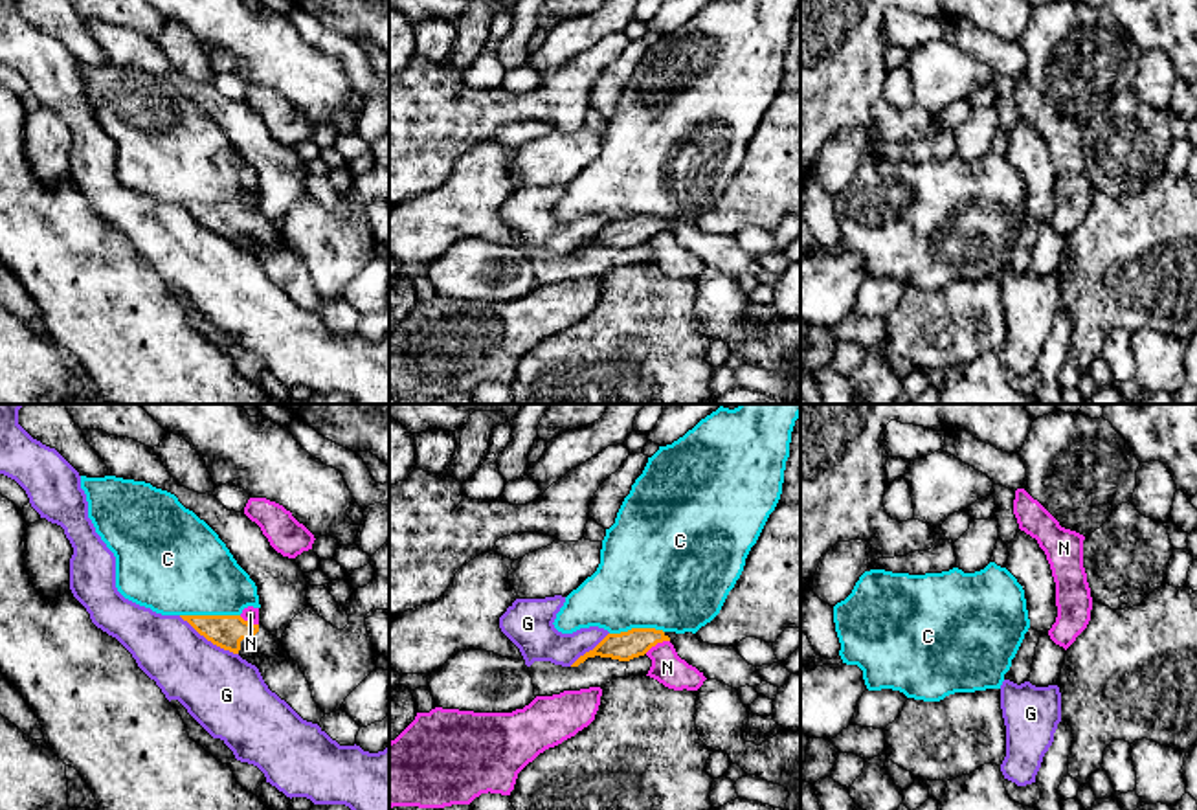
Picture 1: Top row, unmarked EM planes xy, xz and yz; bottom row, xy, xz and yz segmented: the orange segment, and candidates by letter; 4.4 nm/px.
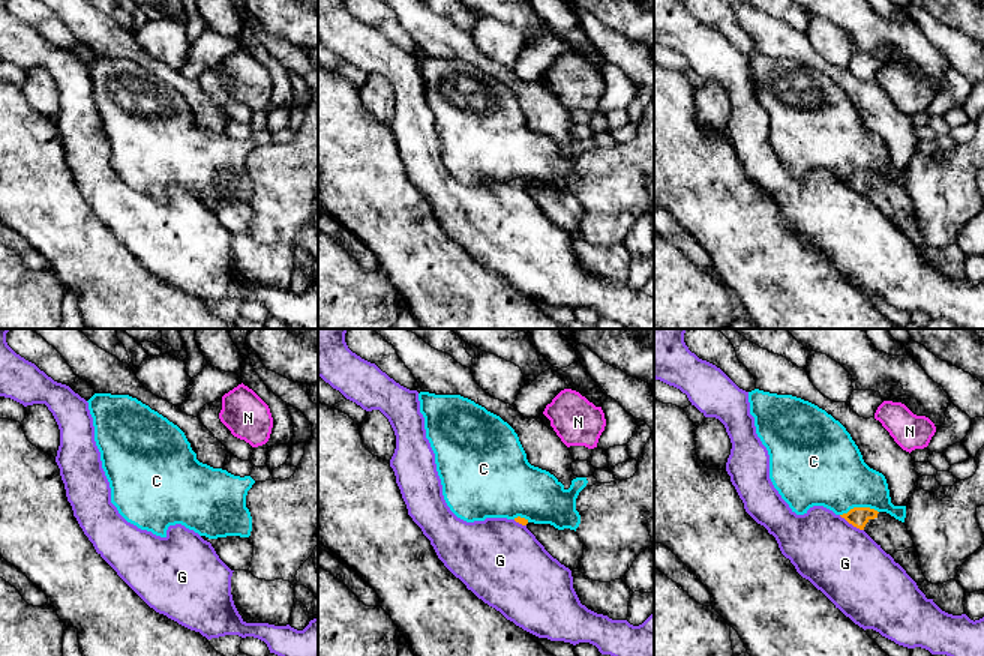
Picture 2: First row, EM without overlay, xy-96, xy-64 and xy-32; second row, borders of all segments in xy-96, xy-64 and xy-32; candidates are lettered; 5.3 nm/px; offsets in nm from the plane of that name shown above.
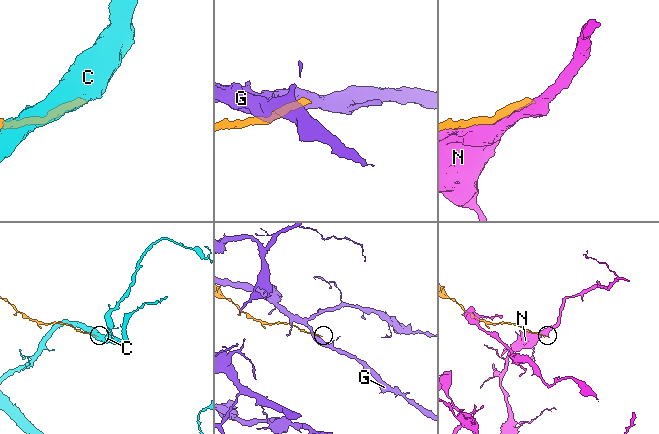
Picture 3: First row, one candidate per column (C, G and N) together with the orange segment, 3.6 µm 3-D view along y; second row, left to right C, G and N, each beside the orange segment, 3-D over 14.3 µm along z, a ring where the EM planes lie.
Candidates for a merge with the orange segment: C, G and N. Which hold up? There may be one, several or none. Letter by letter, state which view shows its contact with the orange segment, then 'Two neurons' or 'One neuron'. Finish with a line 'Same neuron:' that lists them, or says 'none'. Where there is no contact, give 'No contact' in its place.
C: Touches orange in xy. Two neurons
G: Touches orange in xy. Two neurons
N: Touches orange in xz. Two neurons
Same neuron: none

